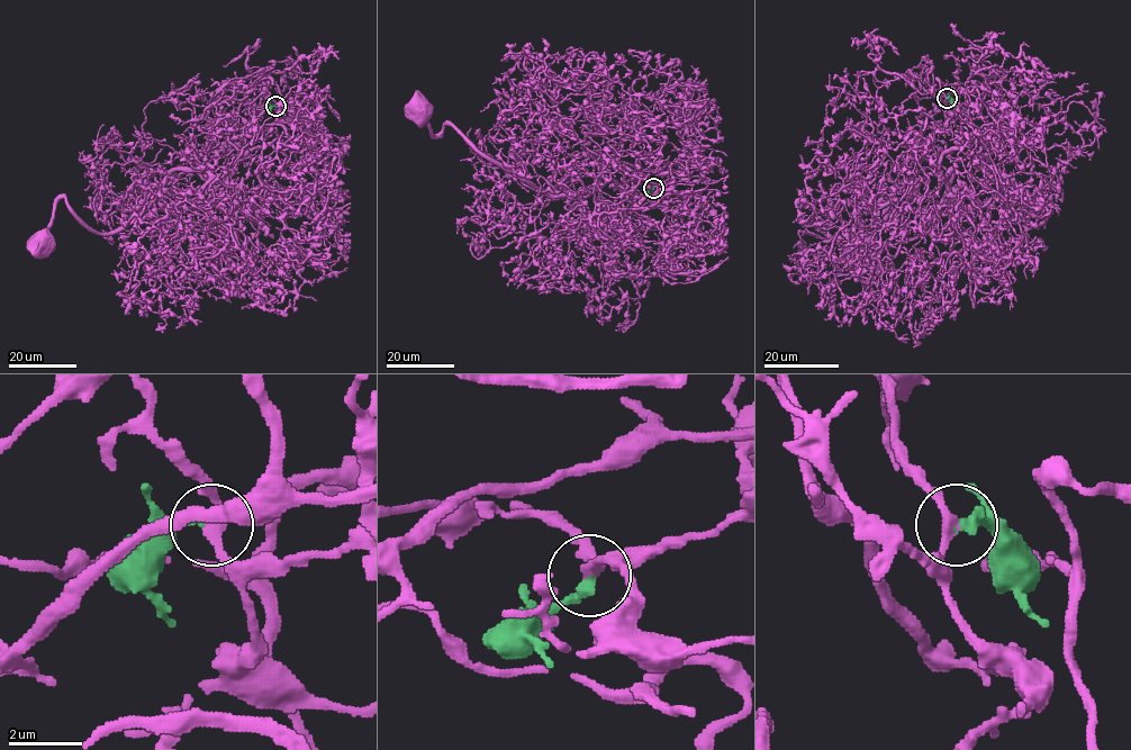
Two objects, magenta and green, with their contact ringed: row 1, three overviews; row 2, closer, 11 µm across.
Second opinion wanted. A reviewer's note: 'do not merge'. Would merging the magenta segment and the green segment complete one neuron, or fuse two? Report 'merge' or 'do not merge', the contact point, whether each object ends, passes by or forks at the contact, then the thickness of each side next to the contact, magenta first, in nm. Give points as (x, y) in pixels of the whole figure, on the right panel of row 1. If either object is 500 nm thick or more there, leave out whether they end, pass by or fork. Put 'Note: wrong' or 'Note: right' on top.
Note: wrong
merge; place (947, 98); magenta passes by; green ends; calibres 280 and 340 nm

